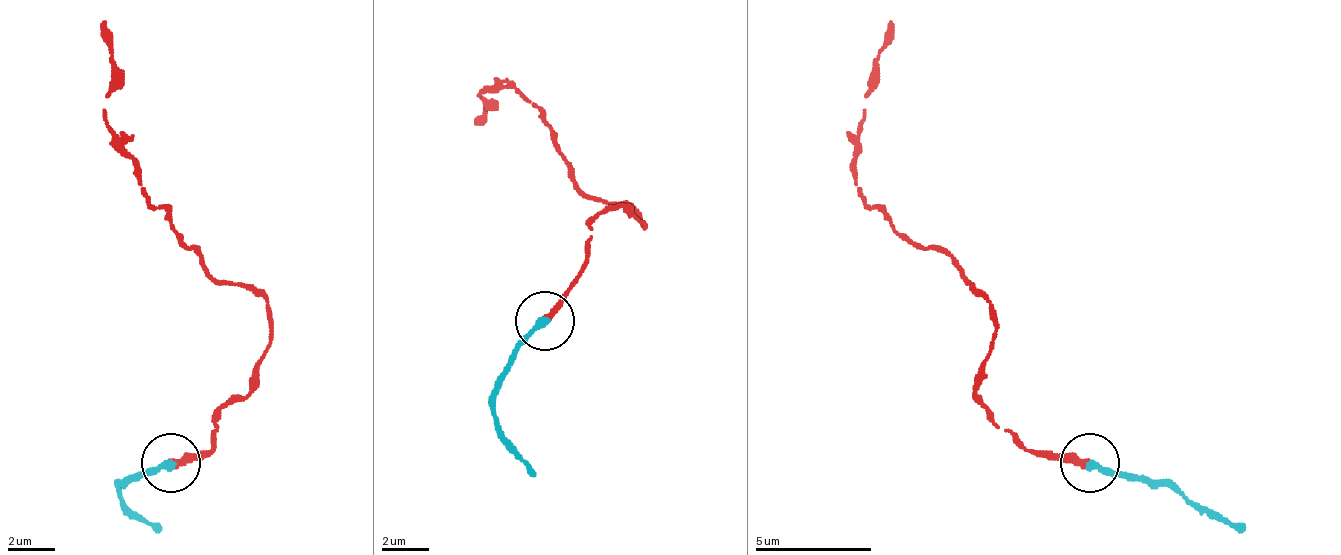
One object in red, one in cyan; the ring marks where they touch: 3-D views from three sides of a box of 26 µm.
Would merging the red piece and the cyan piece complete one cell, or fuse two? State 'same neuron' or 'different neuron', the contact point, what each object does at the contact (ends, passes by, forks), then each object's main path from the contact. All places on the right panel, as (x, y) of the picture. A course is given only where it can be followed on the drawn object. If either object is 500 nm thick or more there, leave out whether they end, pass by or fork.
same neuron | (1089, 462) | red ends | cyan ends | red via (1088, 461), (1047, 461), (977, 402), (994, 303), (942, 250), (901, 233), (854, 180), (871, 57), (895, 22) | cyan via (1088, 461), (1123, 478), (1176, 484), (1246, 531)

